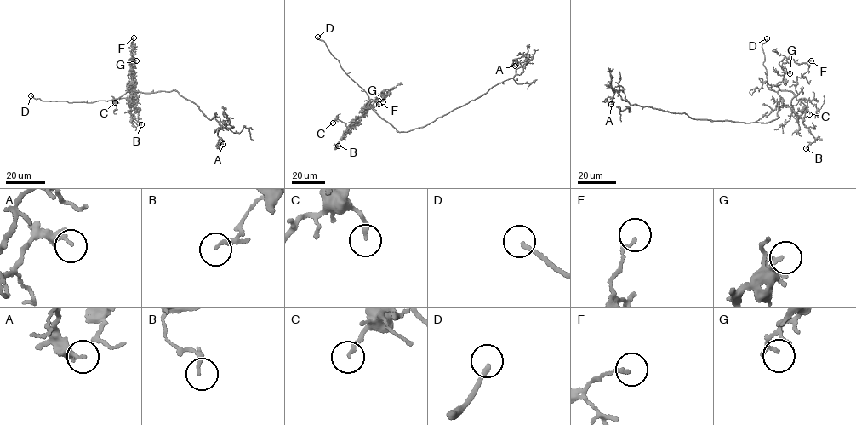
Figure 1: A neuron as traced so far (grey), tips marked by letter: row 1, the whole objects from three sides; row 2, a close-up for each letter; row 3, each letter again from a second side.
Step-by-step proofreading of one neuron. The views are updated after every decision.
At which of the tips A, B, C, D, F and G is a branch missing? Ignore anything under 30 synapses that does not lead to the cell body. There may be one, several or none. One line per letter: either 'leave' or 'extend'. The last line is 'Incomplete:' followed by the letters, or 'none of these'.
A: leave
B: leave
C: leave
D: extend
F: leave
G: leave
Incomplete: D

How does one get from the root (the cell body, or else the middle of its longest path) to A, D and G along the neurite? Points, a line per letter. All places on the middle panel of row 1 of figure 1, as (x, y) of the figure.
A: (427, 124), (520, 74), (526, 61), (513, 59), (515, 66)
D: (427, 124), (406, 131), (396, 131), (372, 109), (367, 93), (345, 72), (323, 40), (317, 37)
G: (427, 124), (406, 131), (396, 131), (372, 109), (371, 100), (382, 96), (383, 101)

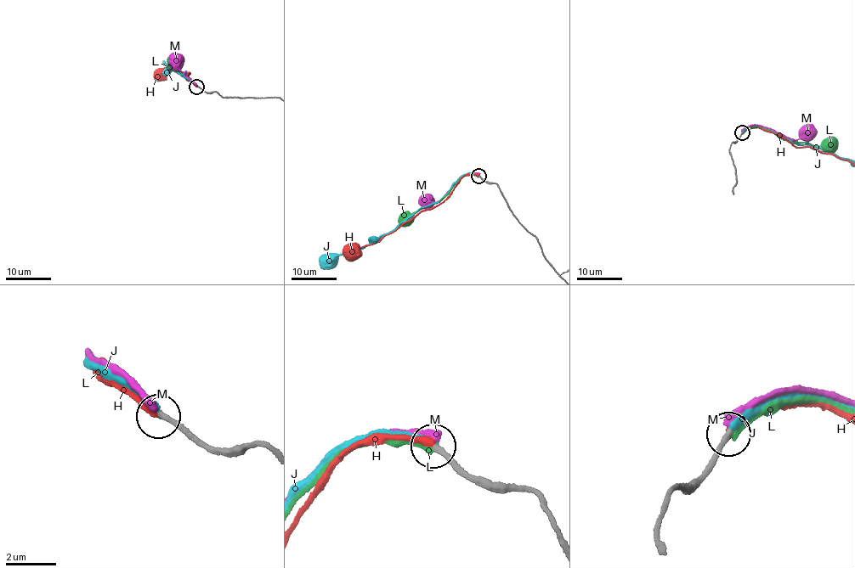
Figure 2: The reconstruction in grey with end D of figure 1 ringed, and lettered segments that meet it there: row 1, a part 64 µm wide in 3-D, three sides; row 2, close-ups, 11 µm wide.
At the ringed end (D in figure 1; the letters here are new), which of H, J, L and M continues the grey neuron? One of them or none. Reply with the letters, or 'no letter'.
H

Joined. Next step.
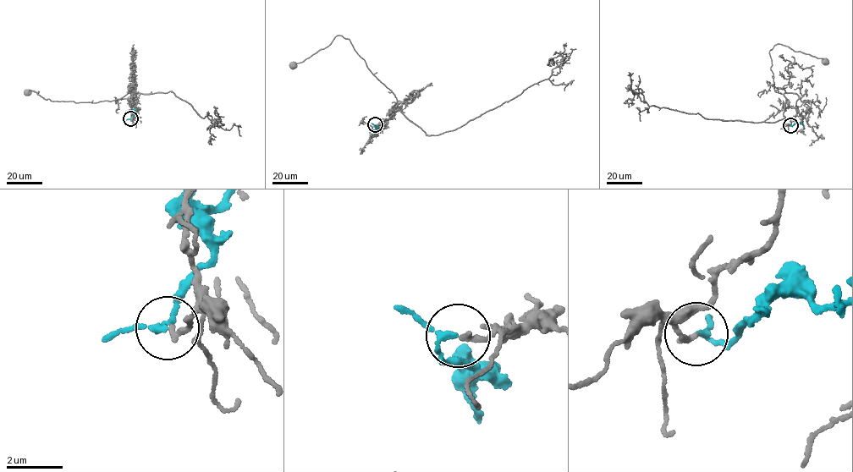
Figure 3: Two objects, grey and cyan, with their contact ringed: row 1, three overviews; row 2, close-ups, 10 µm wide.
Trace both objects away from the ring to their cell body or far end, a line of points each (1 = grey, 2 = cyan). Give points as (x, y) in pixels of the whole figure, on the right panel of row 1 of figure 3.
1: (789, 125), (795, 119), (798, 97), (795, 93), (775, 92), (770, 50), (778, 43), (823, 59), (824, 62)
2: (789, 125), (796, 123), (804, 126)

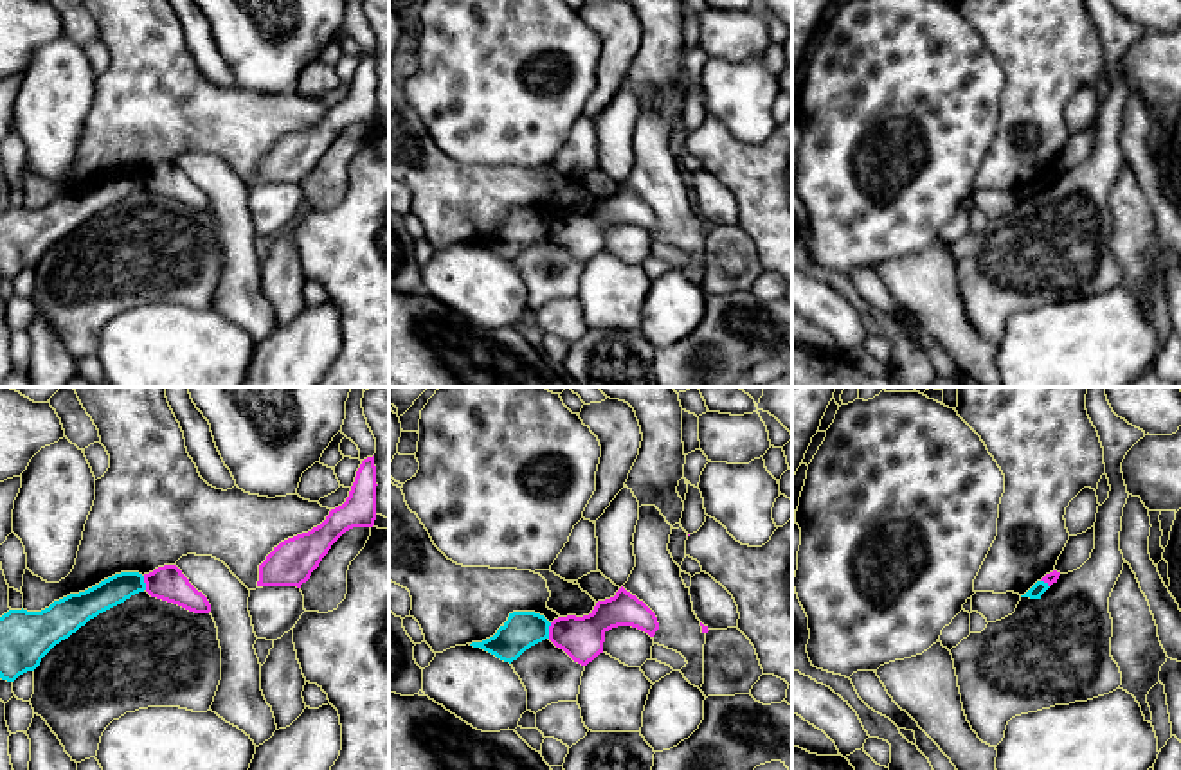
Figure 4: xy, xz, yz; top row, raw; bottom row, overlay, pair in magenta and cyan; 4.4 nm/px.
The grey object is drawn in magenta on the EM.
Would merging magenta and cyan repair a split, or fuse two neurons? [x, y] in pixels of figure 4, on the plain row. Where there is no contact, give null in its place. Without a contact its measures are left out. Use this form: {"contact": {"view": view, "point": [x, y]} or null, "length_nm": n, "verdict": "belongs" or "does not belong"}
{"contact": {"view": "xz", "point": [549, 227]}, "length_nm": 70, "verdict": "does not belong"}

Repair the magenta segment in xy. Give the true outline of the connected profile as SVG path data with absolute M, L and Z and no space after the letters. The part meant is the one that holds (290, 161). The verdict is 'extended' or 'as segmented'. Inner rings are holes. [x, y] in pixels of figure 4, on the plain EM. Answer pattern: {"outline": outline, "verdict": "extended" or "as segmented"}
{"outline": "M374 52L362 58L346 99L308 130L281 139L259 162L257 184L301 185L331 142L353 124L373 124L376 117Z", "verdict": "as segmented"}

